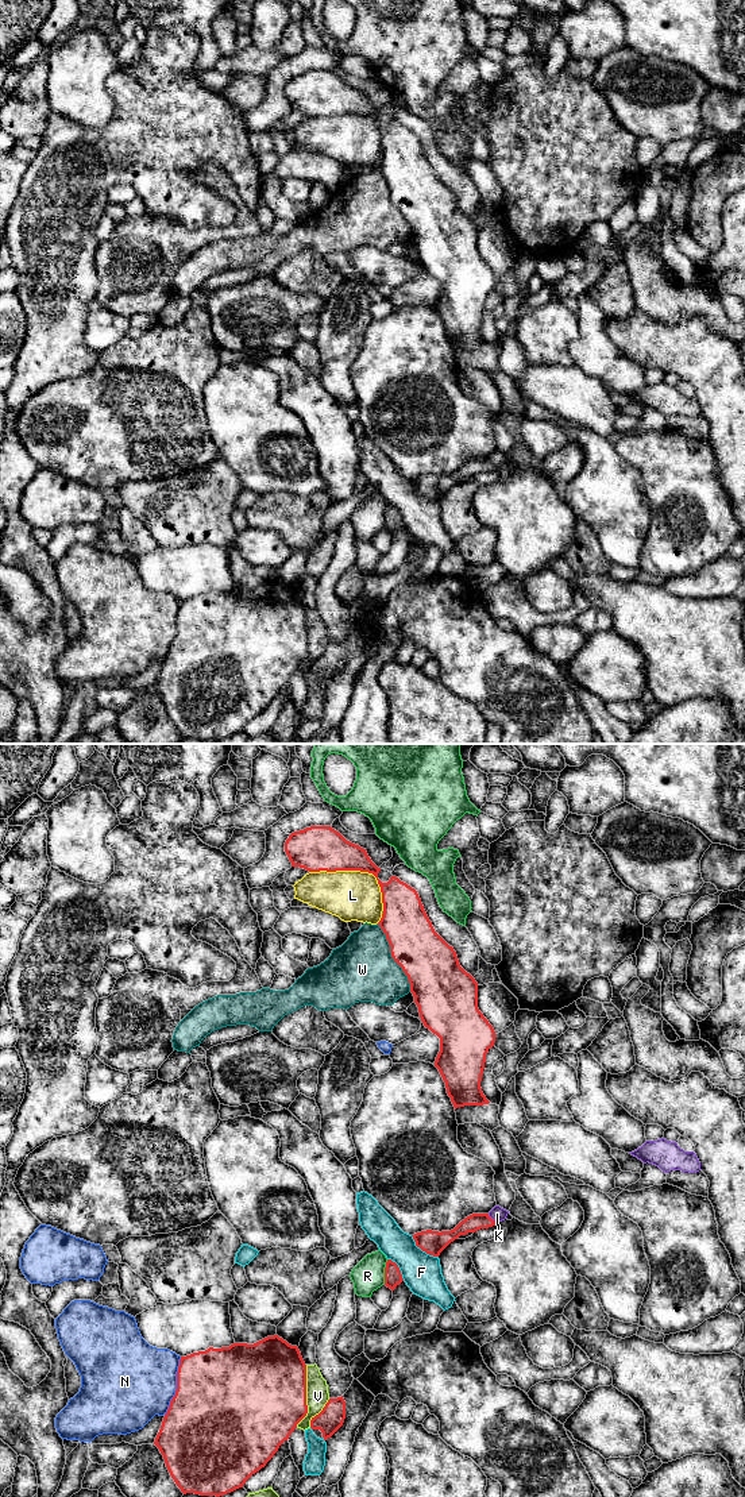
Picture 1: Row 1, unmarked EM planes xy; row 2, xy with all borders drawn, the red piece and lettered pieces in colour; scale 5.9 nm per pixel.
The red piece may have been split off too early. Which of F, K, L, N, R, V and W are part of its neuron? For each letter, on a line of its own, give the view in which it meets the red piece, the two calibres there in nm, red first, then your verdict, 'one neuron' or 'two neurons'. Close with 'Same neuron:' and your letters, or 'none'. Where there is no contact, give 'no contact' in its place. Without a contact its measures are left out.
F: contact in xy; calibres 140 and 220 nm; two neurons
K: contact in xy; calibres 100 and 90 nm; two neurons
L: contact in xy; calibres 260 and 300 nm; two neurons
N: contact in xy; calibres 500 and 460 nm; two neurons
R: contact in xy; calibres 110 and 190 nm; two neurons
V: contact in xy; calibres 500 and 140 nm; two neurons
W: contact in xy; calibres 320 and 380 nm; two neurons
Same neuron: none

